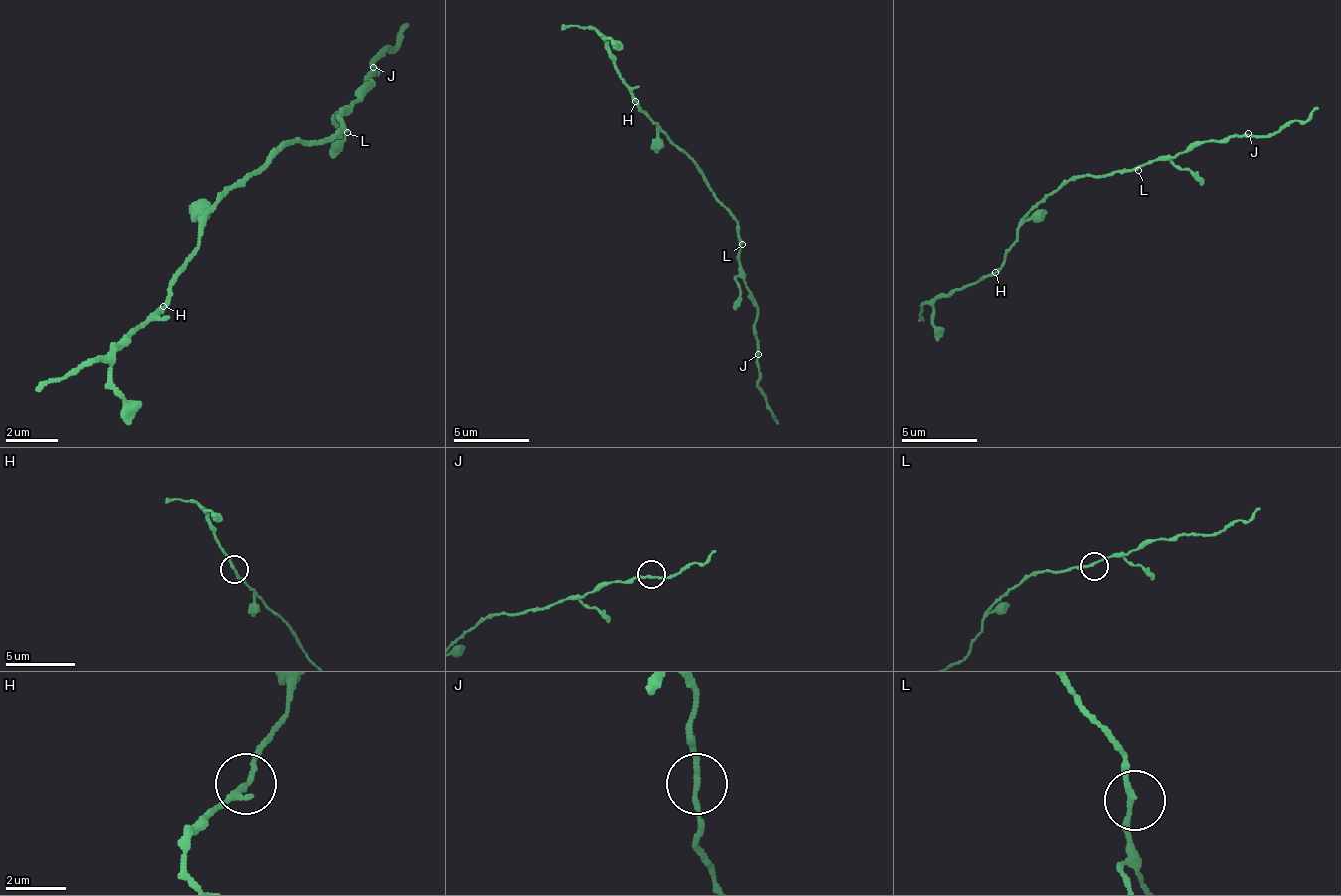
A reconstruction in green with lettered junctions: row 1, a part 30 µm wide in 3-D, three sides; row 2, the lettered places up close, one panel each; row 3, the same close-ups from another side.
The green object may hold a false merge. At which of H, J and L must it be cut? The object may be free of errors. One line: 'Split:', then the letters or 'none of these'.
Split: none of these

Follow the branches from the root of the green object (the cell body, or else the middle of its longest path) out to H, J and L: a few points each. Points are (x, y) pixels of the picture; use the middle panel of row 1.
H: (705, 184), (701, 169), (636, 100)
J: (705, 184), (731, 214), (739, 233), (739, 278), (758, 309), (758, 320), (754, 324), (758, 354)
L: (705, 184), (731, 214), (742, 244)

